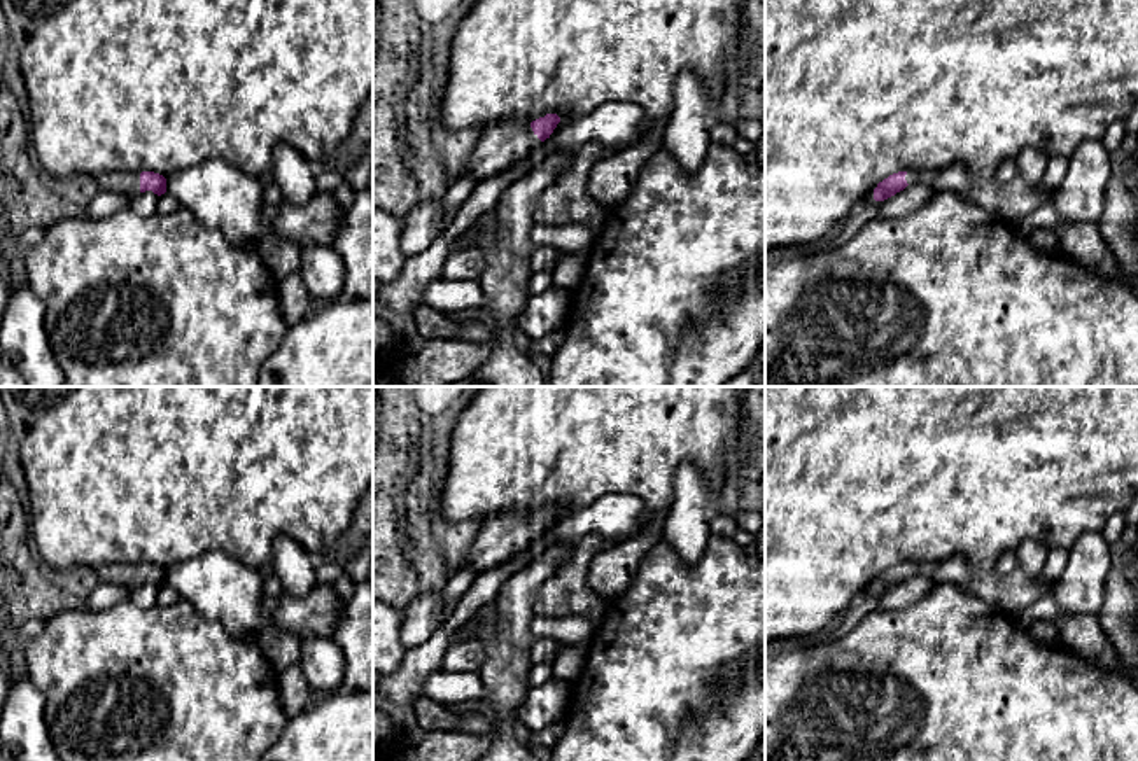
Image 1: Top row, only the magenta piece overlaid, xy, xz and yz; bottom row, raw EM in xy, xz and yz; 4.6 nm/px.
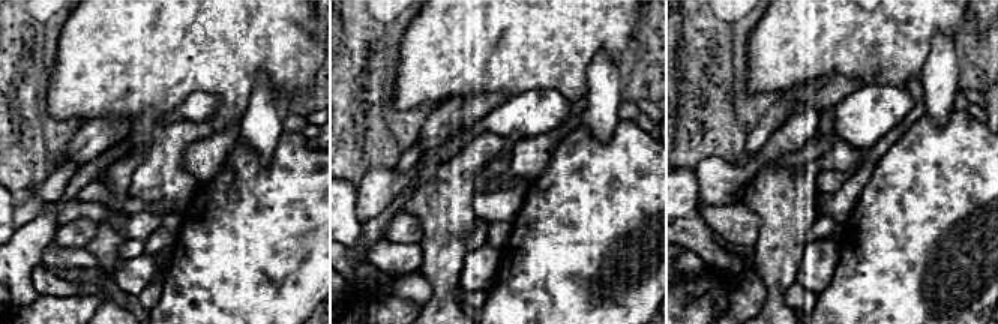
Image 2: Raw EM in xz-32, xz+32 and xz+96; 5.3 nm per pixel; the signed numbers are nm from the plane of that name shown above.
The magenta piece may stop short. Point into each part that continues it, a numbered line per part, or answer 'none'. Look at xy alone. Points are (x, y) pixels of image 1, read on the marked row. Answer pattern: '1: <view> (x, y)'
1: xy (123, 182)

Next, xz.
1: xz (501, 146)

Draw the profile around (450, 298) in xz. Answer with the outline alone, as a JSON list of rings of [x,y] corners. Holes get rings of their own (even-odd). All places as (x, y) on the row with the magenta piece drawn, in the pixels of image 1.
[[[438,278],[427,285],[424,304],[448,317],[466,317],[480,313],[487,297],[478,282]]]

